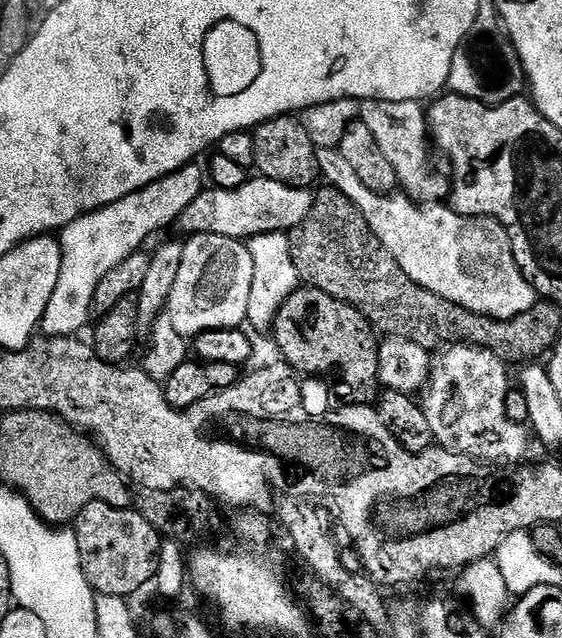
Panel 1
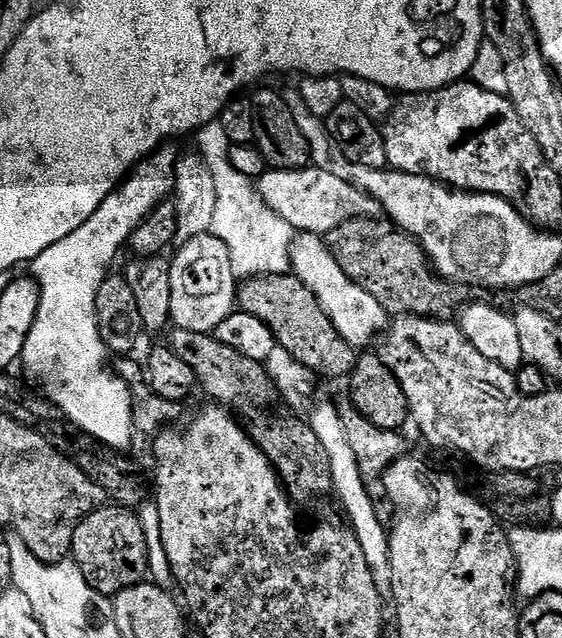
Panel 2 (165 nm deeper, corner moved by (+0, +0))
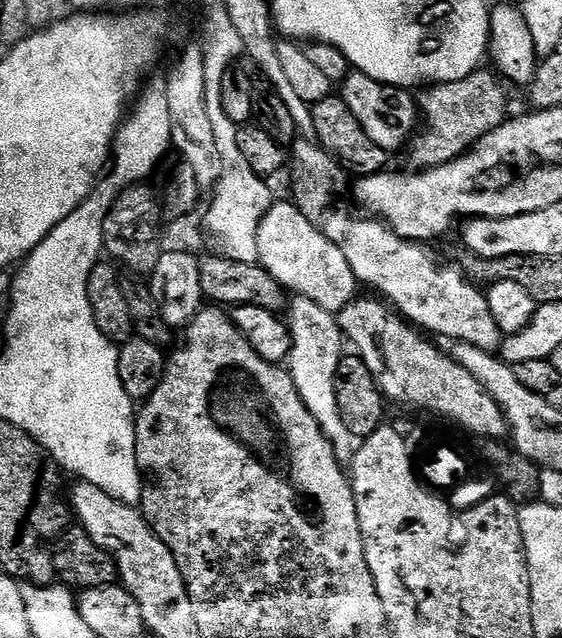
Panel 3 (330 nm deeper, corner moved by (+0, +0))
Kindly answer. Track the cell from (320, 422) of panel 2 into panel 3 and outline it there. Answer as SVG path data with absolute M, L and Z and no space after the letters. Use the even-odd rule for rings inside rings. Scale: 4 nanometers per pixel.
M295 295L288 304L286 320L291 330L292 350L288 369L294 378L299 397L321 426L327 440L334 446L335 456L343 464L351 463L358 444L339 413L336 378L337 368L346 350L346 340L335 313L324 310L308 297Z

